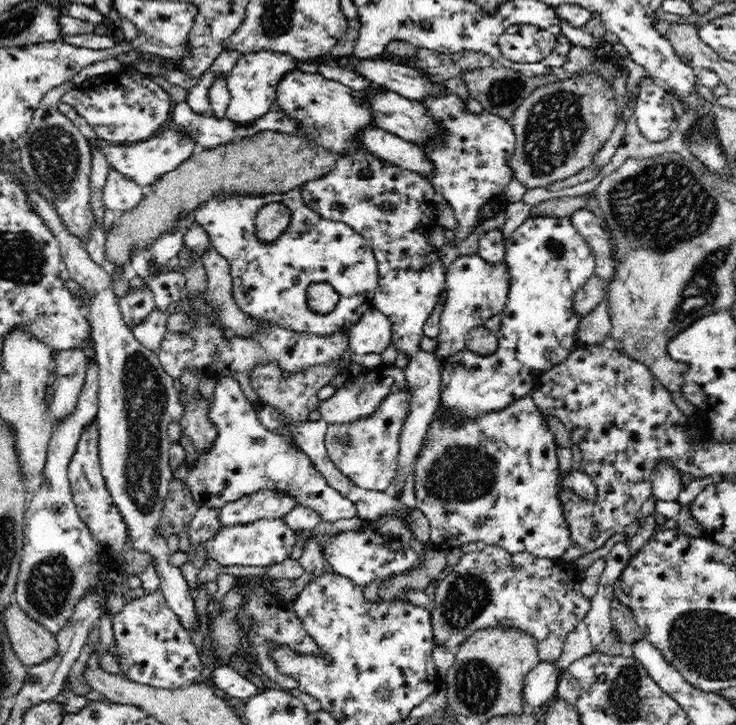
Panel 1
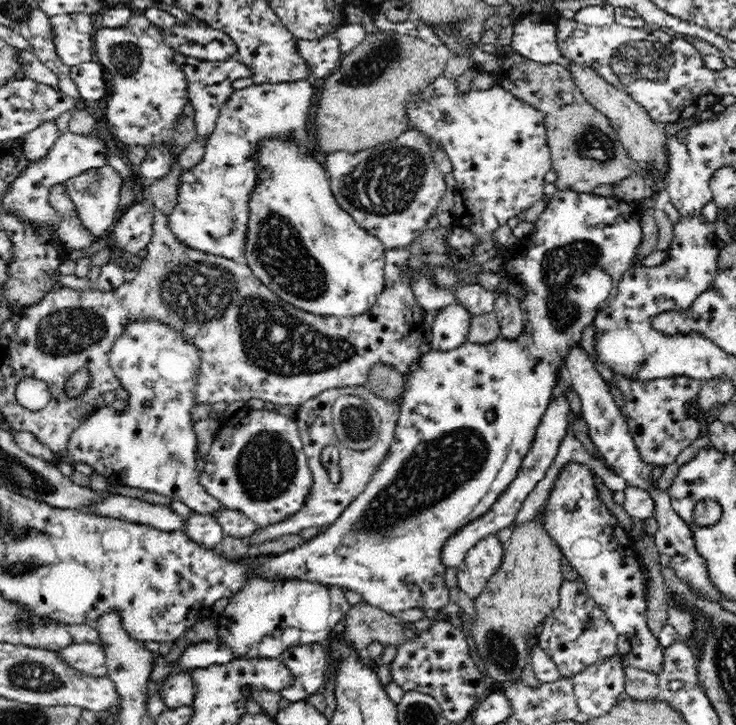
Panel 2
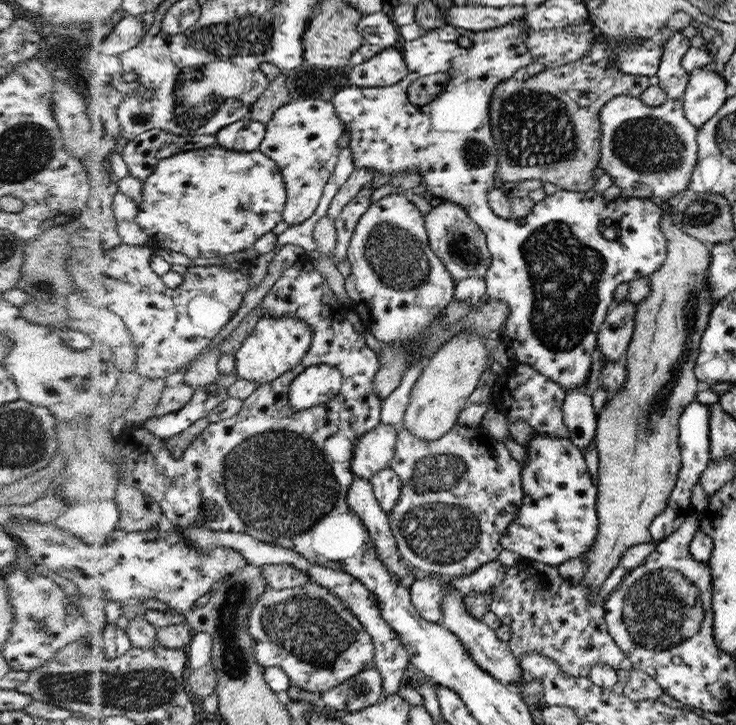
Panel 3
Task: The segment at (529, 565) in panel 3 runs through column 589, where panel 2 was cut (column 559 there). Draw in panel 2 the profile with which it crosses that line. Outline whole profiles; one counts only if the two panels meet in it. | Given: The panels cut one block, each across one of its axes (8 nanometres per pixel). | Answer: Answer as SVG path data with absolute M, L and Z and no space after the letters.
M565 579L560 589L560 602L535 634L537 645L549 656L561 676L572 679L593 662L618 654L617 632L601 608L590 598L587 587L579 580Z

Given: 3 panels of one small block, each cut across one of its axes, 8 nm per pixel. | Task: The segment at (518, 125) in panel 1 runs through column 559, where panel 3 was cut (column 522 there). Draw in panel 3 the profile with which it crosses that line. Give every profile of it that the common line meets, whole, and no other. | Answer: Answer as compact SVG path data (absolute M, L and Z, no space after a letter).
M578 59L571 63L564 64L561 67L554 69L546 69L540 71L538 74L531 76L527 80L517 80L513 76L506 78L504 82L500 82L495 88L494 98L491 100L491 128L494 133L494 140L496 144L496 152L500 154L500 167L498 167L498 176L504 182L520 182L520 180L541 180L545 182L552 182L558 188L568 190L570 192L584 192L594 188L594 184L598 178L593 176L596 164L600 164L600 140L602 139L603 124L599 120L599 114L602 110L602 104L606 104L612 97L620 95L640 96L647 87L650 87L649 76L632 76L620 72L616 67L602 67L595 62L589 62L585 59Z

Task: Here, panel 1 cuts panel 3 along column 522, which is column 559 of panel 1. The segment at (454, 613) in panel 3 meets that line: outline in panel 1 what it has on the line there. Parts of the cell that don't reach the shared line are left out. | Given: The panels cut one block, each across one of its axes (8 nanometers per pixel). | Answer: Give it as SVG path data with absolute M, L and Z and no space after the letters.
M540 661L524 679L523 699L527 709L542 706L545 700L556 694L558 672L562 670L554 661Z

